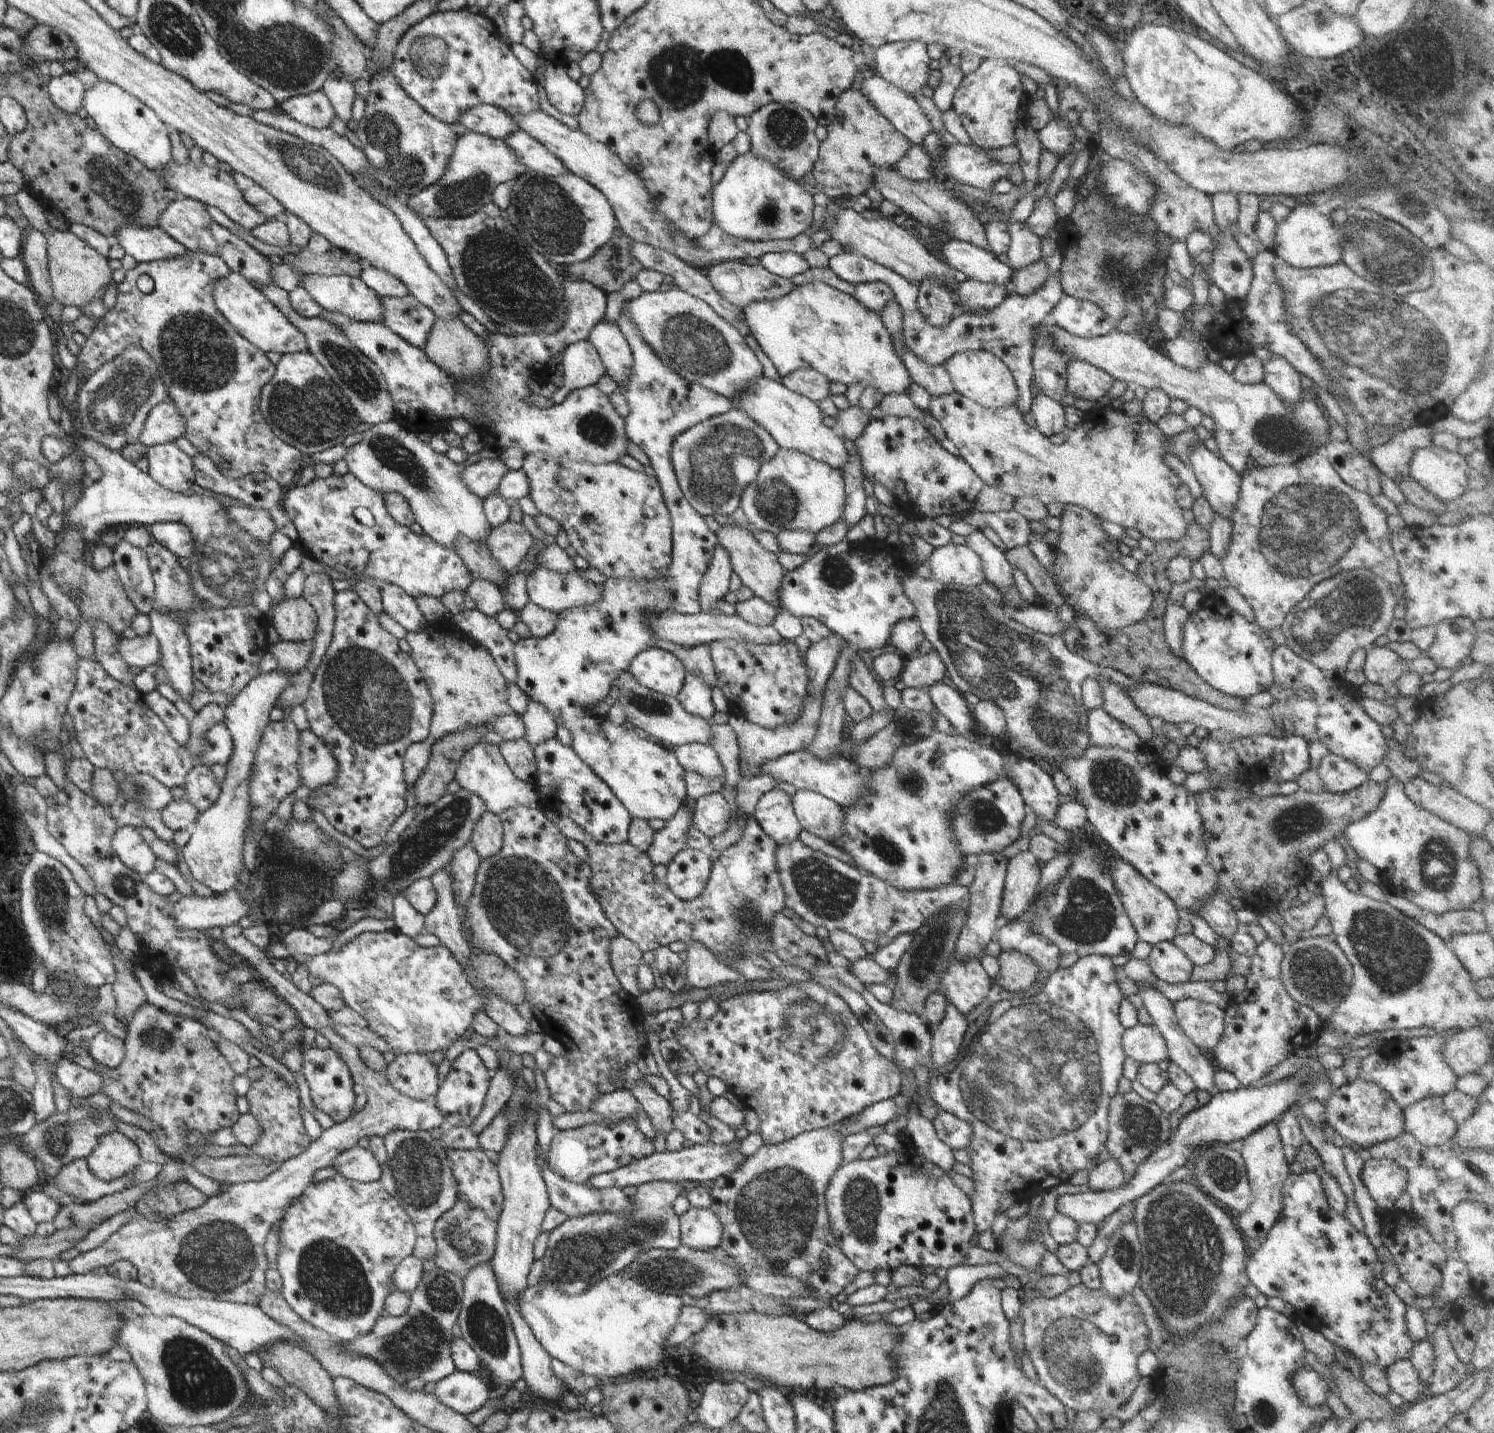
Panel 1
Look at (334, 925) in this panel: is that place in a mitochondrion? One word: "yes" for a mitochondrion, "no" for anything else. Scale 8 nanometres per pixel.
no

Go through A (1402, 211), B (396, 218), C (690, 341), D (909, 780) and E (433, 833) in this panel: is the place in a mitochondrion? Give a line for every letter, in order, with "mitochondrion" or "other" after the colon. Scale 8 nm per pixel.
A: mitochondrion
B: other
C: mitochondrion
D: mitochondrion
E: mitochondrion

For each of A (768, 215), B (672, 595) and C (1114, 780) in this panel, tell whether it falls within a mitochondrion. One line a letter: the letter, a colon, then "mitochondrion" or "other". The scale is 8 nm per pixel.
A: mitochondrion
B: other
C: mitochondrion

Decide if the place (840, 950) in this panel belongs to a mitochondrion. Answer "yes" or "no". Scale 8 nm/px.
no

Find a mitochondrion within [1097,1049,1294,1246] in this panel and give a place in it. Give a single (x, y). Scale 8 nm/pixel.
(1139, 1126)

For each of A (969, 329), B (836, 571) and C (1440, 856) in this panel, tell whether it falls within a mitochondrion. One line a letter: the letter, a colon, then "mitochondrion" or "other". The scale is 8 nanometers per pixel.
A: other
B: mitochondrion
C: mitochondrion

